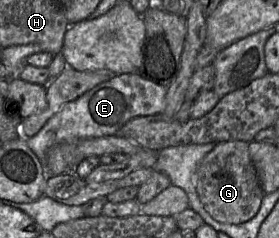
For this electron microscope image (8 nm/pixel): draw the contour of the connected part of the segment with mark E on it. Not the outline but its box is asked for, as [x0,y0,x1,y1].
[26,72,166,168]

